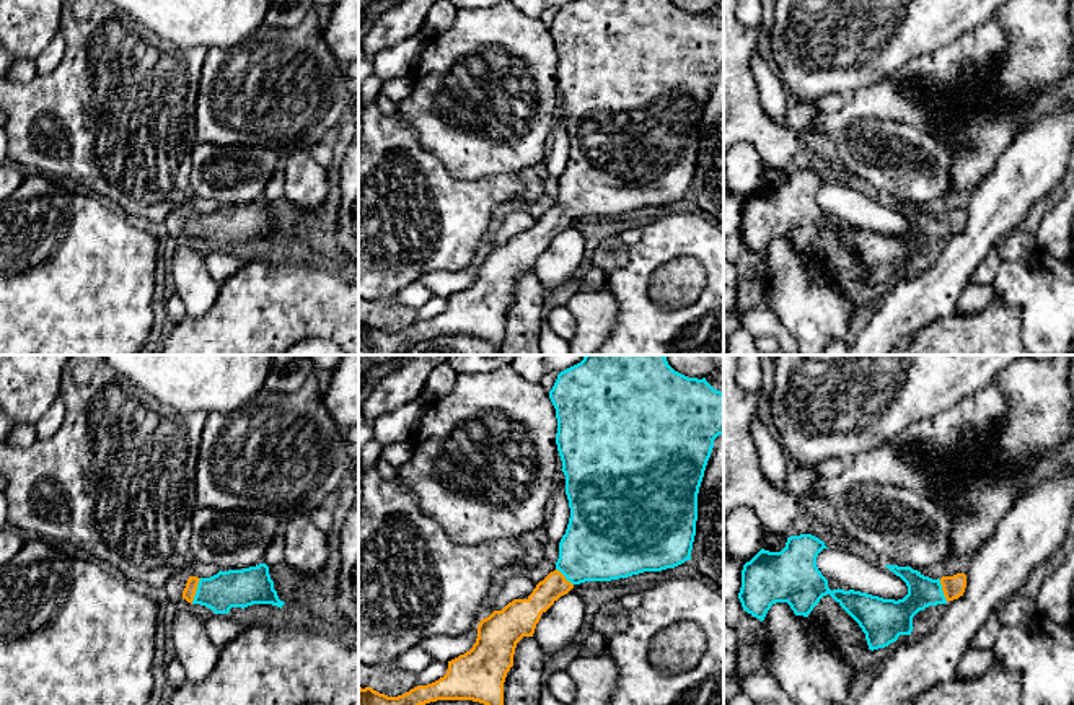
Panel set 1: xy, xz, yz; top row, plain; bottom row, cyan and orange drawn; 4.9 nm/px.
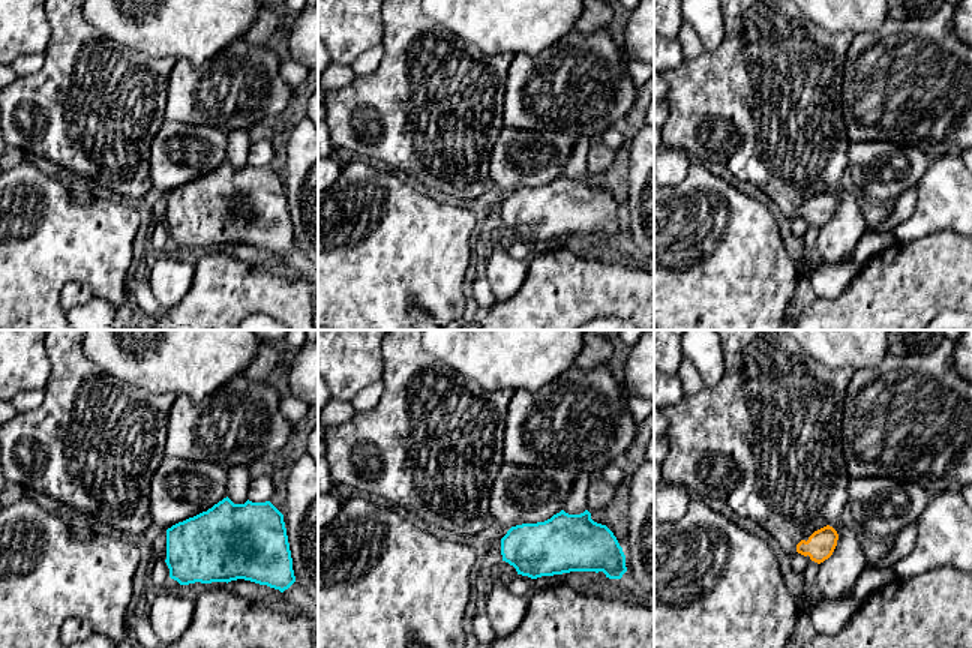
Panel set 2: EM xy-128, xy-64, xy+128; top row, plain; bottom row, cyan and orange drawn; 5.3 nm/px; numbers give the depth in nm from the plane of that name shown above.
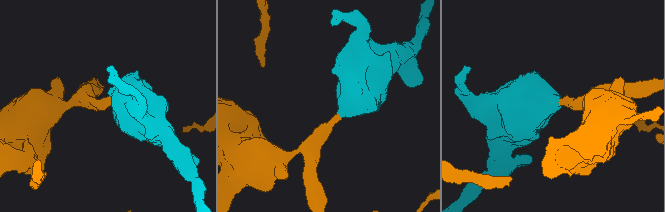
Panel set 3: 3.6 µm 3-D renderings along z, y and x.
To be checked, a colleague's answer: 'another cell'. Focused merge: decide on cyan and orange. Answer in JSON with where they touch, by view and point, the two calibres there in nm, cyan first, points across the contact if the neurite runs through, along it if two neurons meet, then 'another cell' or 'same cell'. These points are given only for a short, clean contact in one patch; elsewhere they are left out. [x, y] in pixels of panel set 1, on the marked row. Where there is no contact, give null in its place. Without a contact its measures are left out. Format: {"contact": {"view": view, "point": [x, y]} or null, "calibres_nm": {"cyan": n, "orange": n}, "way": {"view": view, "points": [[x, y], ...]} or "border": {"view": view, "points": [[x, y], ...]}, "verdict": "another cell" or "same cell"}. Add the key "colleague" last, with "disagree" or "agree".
{"contact": {"view": "xy", "point": [196, 591]}, "calibres_nm": {"cyan": 190, "orange": 60}, "way": {"view": "xy", "points": [[235, 588], [196, 591], [191, 586]]}, "verdict": "same cell", "colleague": "disagree"}

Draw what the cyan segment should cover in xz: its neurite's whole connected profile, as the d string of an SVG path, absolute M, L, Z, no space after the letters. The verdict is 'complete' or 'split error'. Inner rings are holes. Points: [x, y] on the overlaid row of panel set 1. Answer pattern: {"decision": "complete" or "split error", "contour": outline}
{"decision": "split error", "contour": "M585 355L583 360L557 374L557 379L549 391L549 399L556 409L557 433L556 444L562 461L562 472L566 475L566 495L569 500L570 518L559 542L559 558L556 562L556 570L551 571L543 581L536 585L533 593L526 599L513 599L502 611L494 611L489 617L482 619L478 625L478 638L469 651L460 655L458 658L448 661L448 669L438 681L417 685L409 692L388 697L373 690L372 687L359 687L359 705L425 705L437 700L473 700L484 705L504 705L504 682L507 672L513 666L513 655L517 643L523 637L533 637L536 624L541 614L546 612L561 596L567 594L575 585L585 581L611 581L619 578L627 578L644 571L662 571L667 568L675 568L686 560L691 560L693 542L696 536L698 521L698 493L704 477L707 461L711 458L714 440L724 435L724 392L714 389L706 378L688 378L675 371L665 355Z"}

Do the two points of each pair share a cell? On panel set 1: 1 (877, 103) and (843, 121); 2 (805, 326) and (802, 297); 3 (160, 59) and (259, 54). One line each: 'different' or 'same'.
1: same
2: same
3: different

